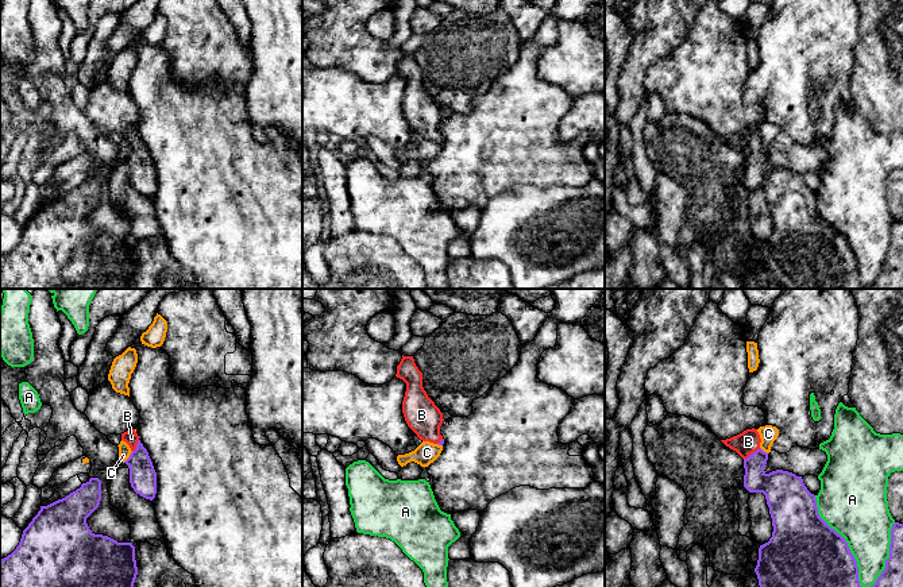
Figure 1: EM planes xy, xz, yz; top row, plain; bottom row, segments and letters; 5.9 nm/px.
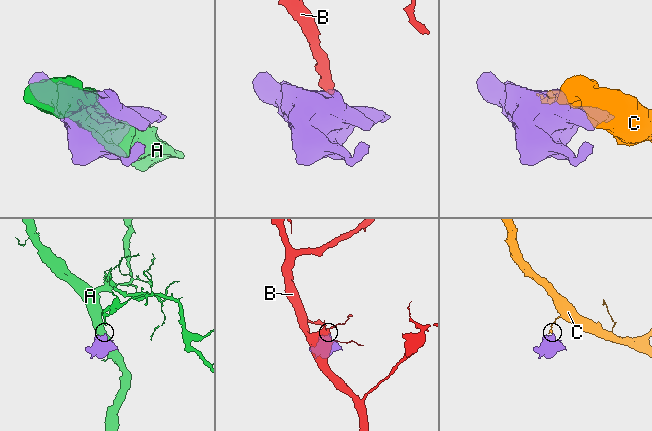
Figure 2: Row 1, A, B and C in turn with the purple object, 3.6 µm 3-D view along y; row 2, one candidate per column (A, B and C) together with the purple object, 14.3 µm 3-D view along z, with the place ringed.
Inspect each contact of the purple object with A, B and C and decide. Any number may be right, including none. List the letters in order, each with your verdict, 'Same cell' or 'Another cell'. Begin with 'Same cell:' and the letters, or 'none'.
Same cell: B
A: Another cell
B: Same cell
C: Another cell

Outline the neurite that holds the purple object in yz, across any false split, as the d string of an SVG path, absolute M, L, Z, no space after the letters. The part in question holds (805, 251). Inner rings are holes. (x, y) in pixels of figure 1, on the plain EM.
M757 127L721 139L744 157L744 185L749 190L763 190L769 205L773 229L769 239L760 243L755 266L760 289L903 289L903 221L892 223L885 266L873 283L864 286L848 240L819 215L815 193L807 188L802 174L783 167L764 169L768 151L760 146Z

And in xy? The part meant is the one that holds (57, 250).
M90 175L65 196L40 204L16 247L0 258L0 289L134 289L138 264L132 240L94 232L86 221L100 198L101 178Z

